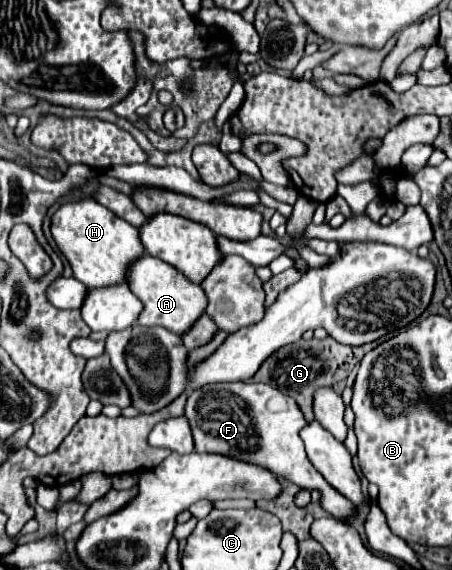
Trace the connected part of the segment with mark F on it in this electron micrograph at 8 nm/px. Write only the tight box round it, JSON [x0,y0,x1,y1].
[186,382,358,524]

